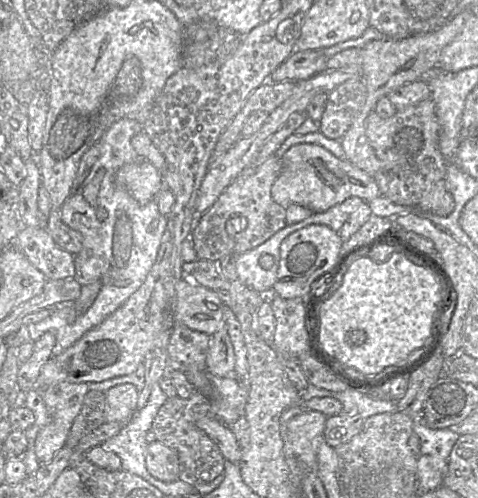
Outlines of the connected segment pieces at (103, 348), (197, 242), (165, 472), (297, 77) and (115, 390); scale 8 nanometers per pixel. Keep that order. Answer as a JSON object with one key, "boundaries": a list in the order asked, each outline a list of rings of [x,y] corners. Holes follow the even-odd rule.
{"boundaries":[[[[170,240],[162,242],[156,261],[143,285],[100,325],[88,331],[68,349],[63,352],[56,352],[41,368],[34,389],[43,390],[58,382],[101,382],[135,372],[138,365],[145,361],[147,354],[157,345],[157,339],[161,333],[161,327],[167,310],[171,310],[175,324],[185,325],[192,330],[203,332],[211,337],[220,328],[225,326],[225,305],[216,292],[194,283],[190,279],[174,280],[171,273],[172,248],[173,244]]],[[[277,156],[267,158],[253,174],[240,175],[223,191],[213,206],[200,215],[192,230],[194,249],[200,260],[220,262],[230,254],[241,254],[269,240],[279,230],[299,223],[314,214],[298,204],[283,207],[272,197],[272,187],[283,170],[283,162]],[[235,216],[247,219],[247,228],[230,236],[226,231],[227,221]]],[[[151,438],[146,449],[146,468],[153,477],[163,482],[178,480],[180,464],[177,451]]],[[[321,50],[294,51],[270,75],[274,83],[301,81],[326,71],[329,58]]],[[[133,384],[114,386],[105,392],[105,421],[128,422],[136,412],[139,392]]]]}

